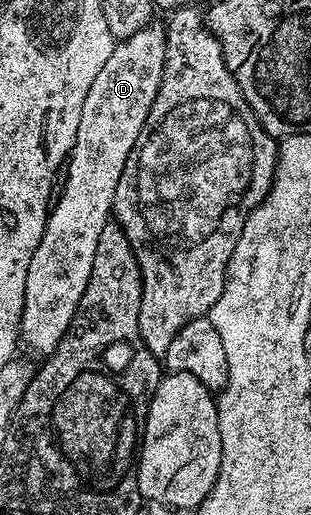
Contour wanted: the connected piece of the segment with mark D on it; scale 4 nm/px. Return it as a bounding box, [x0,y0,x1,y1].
[19,23,165,355]

